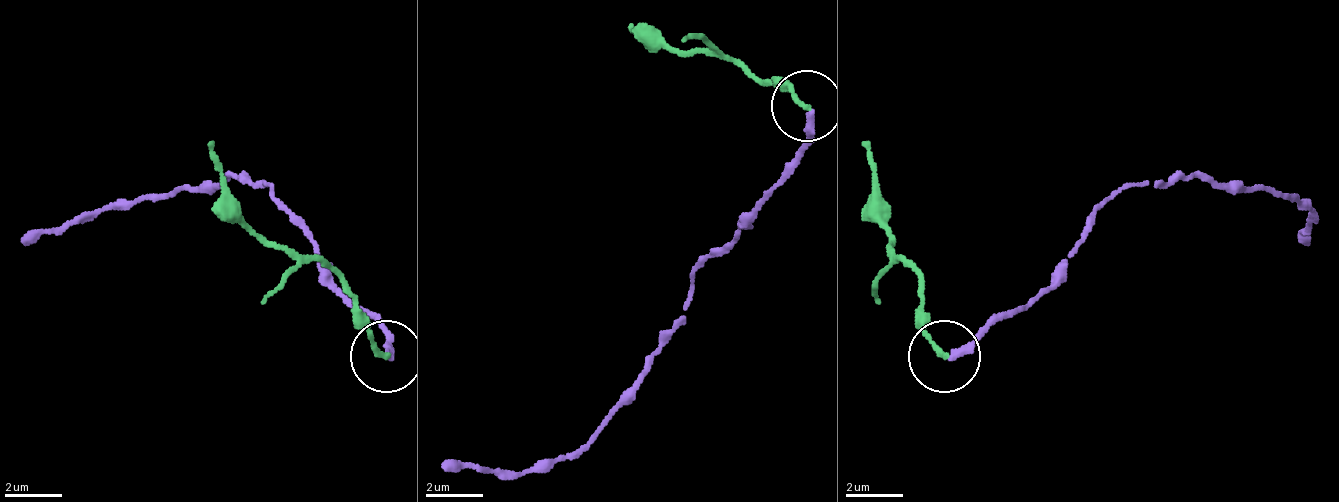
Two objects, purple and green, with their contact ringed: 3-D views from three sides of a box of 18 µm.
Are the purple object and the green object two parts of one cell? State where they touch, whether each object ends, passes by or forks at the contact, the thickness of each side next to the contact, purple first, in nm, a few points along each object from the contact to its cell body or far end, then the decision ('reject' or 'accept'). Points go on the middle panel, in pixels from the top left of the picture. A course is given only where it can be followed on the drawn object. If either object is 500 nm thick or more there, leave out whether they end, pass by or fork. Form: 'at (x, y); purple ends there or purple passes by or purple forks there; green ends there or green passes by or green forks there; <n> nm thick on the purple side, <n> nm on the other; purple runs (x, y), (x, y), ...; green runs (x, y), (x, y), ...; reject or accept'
at (807, 105); purple ends there; green ends there; 240 nm thick on the purple side, 190 nm on the other; purple runs (808, 111), (808, 139), (773, 197), (694, 276), (672, 340), (572, 455), (493, 469), (443, 462); green runs (808, 104), (758, 82), (737, 61), (658, 46), (629, 25); reject

